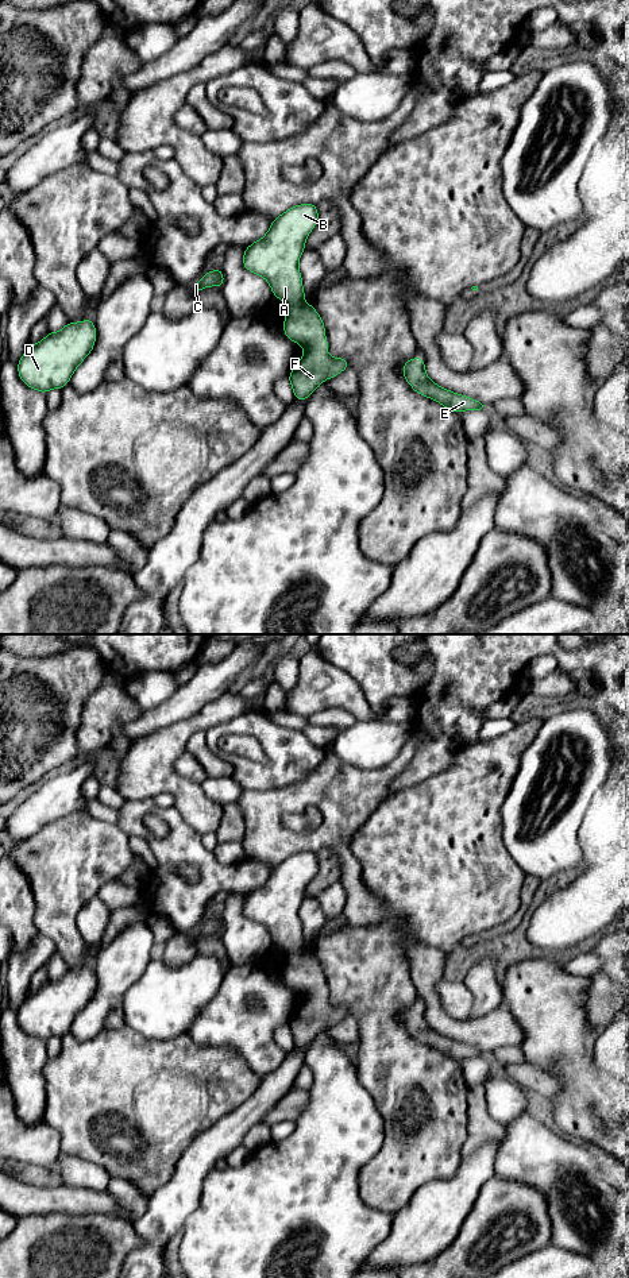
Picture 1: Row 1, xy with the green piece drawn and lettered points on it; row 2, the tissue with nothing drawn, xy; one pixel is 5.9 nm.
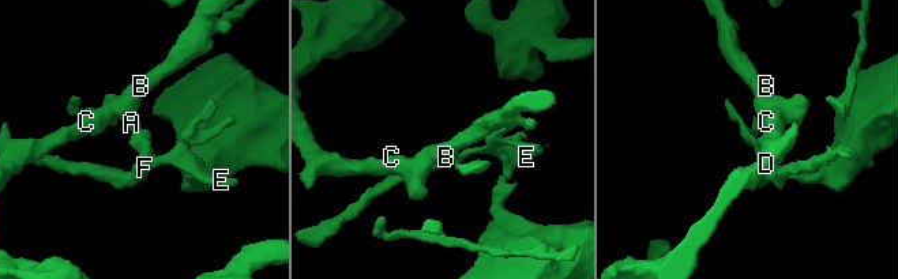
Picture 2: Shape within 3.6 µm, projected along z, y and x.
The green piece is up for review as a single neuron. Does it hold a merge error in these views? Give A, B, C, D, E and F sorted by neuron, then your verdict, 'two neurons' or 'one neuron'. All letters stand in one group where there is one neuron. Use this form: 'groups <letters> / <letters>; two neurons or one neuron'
groups A B C D / E F; two neurons

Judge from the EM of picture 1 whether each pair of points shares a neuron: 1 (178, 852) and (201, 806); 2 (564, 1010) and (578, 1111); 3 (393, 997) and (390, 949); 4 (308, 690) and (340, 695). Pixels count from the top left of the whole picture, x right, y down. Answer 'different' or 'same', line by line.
1: different
2: same
3: same
4: same

